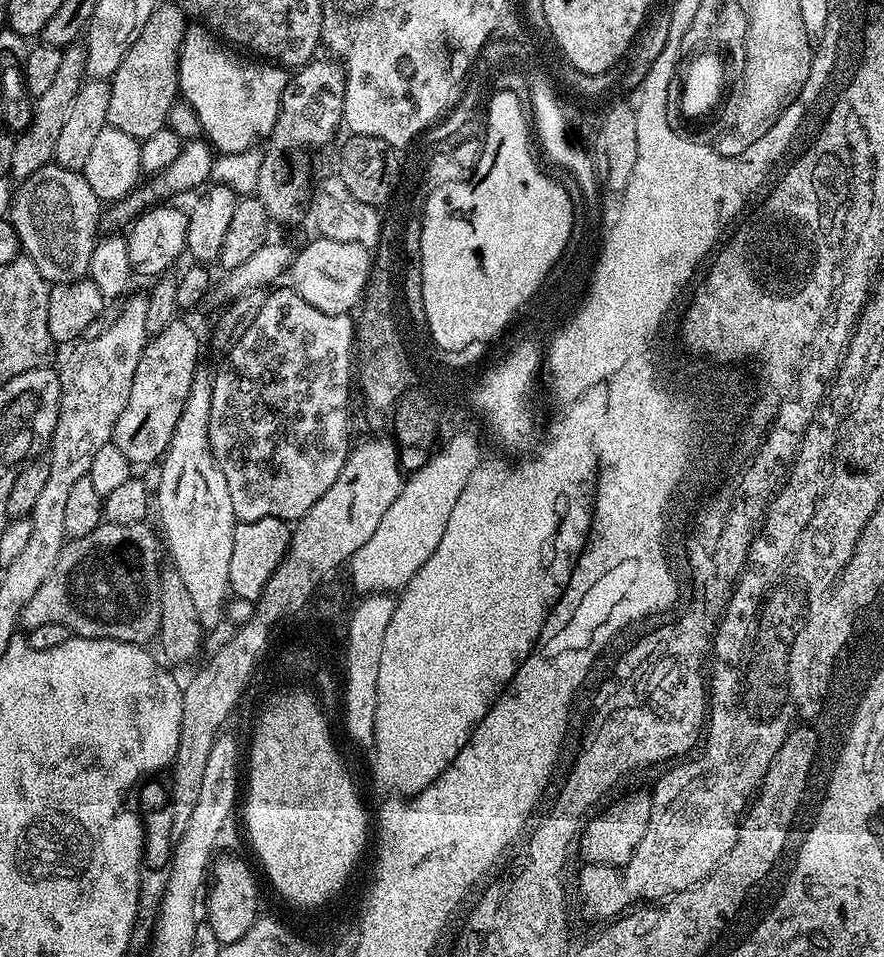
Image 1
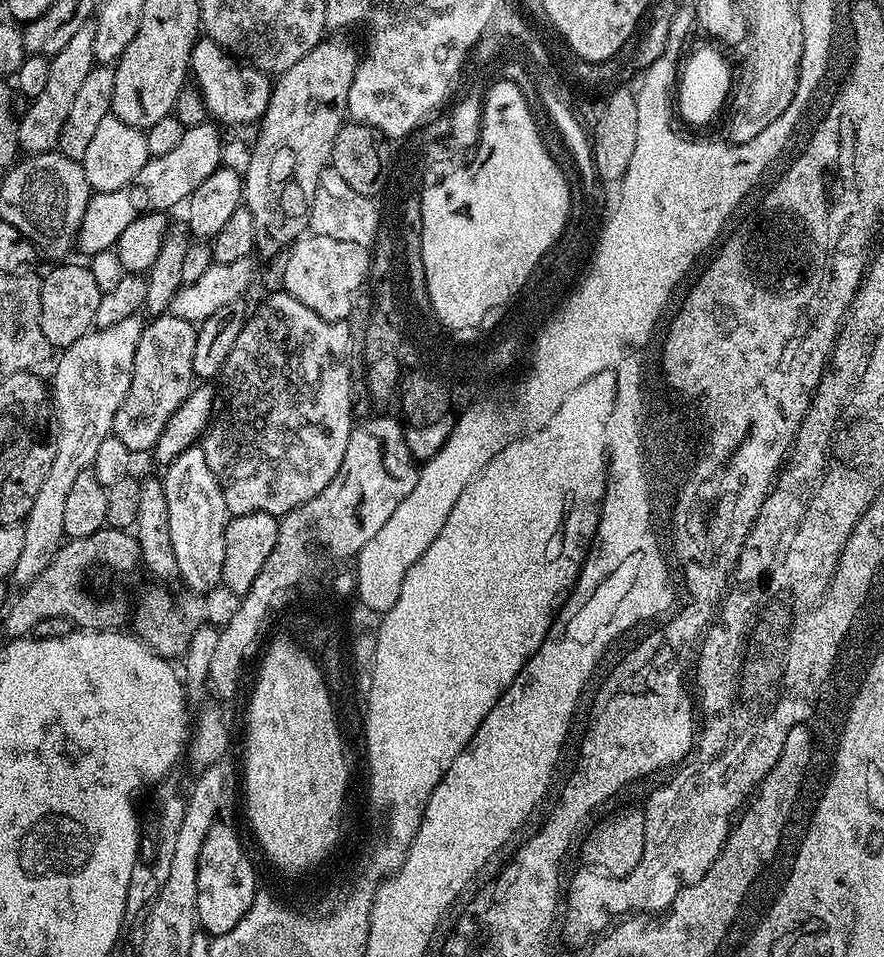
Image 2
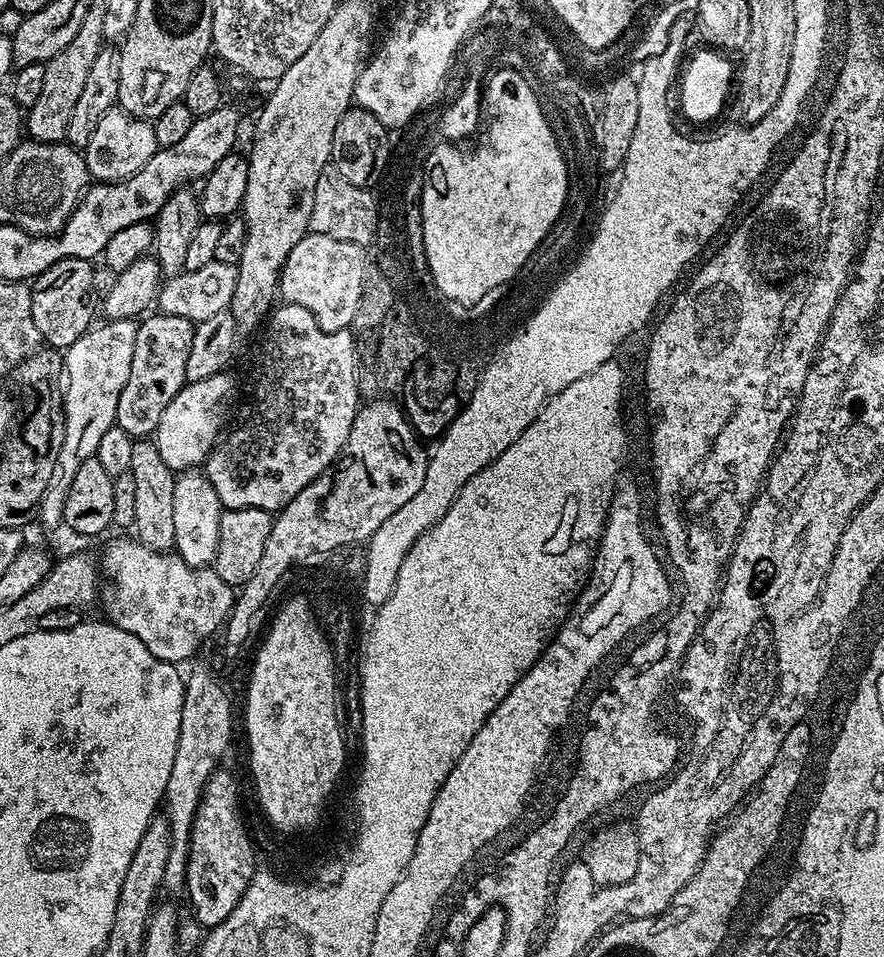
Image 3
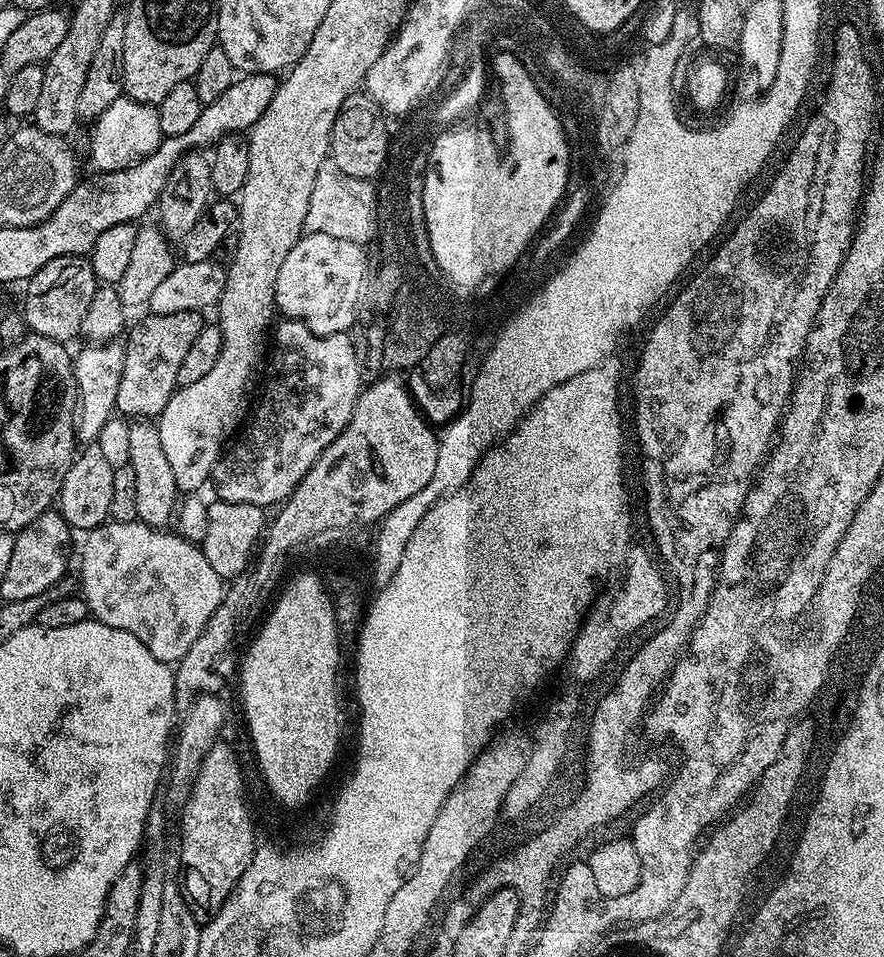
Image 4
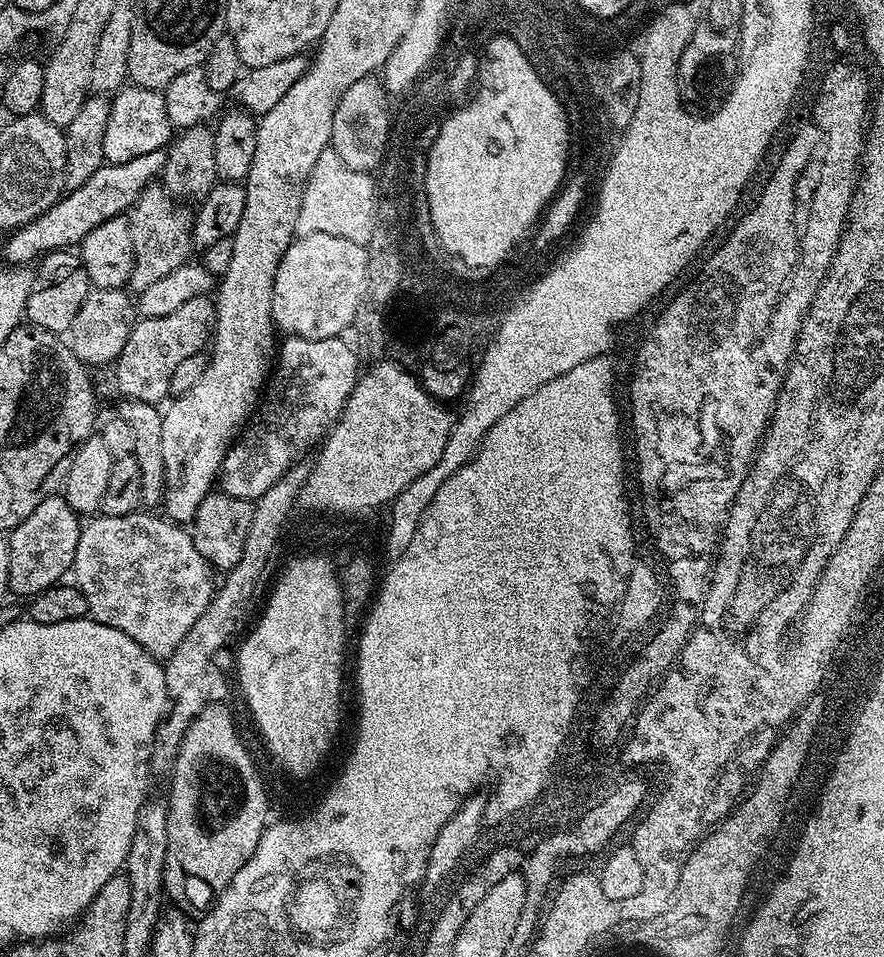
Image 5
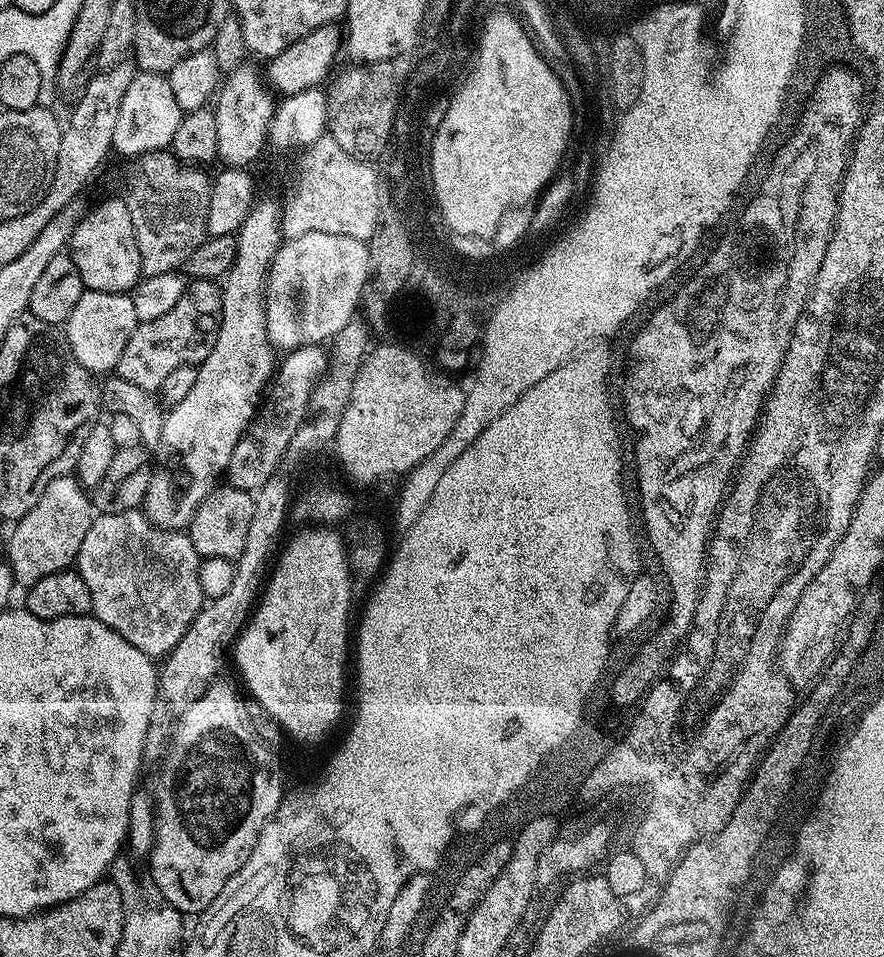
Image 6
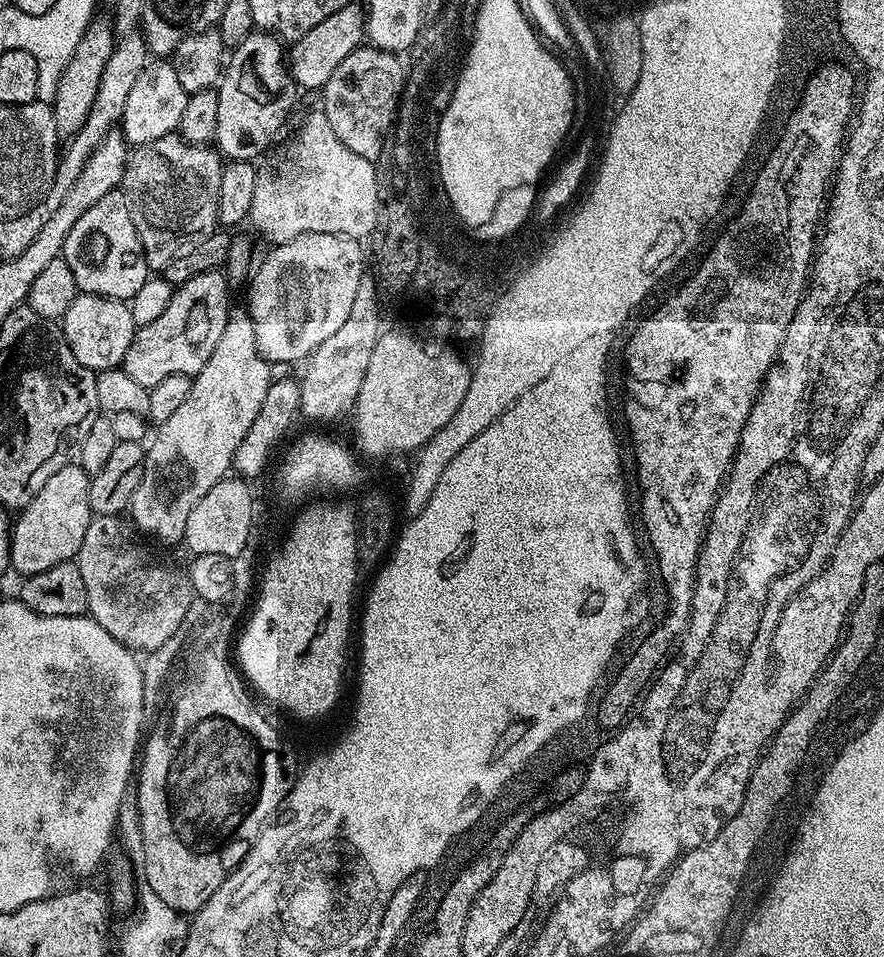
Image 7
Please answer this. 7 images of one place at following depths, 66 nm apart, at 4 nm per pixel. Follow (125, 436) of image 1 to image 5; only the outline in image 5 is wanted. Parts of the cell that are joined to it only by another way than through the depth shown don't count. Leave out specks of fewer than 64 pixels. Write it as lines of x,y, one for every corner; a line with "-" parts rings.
208,296
190,298
190,302
178,306
171,314
162,318
140,318
133,323
128,331
126,346
122,346
122,354
114,362
116,368
116,388
121,397
147,404
159,405
163,396
169,395
170,374
174,374
176,367
186,358
198,352
204,352
209,347
216,326
216,305

